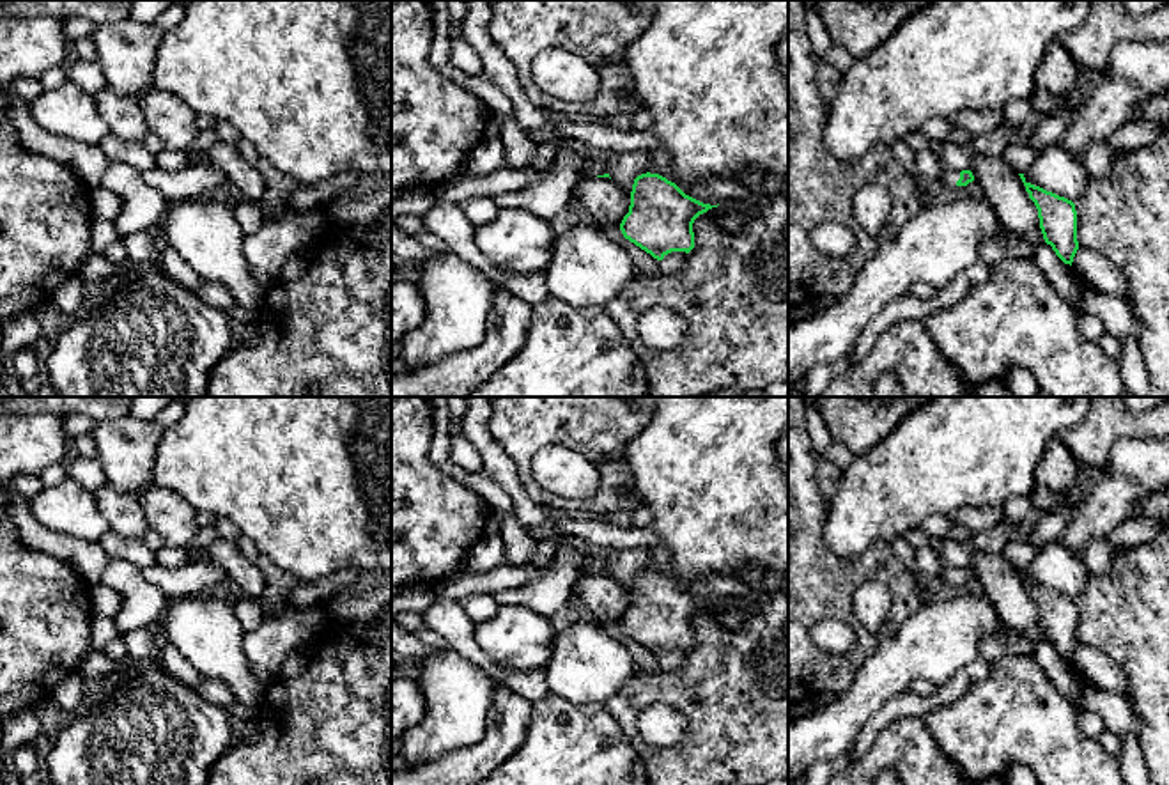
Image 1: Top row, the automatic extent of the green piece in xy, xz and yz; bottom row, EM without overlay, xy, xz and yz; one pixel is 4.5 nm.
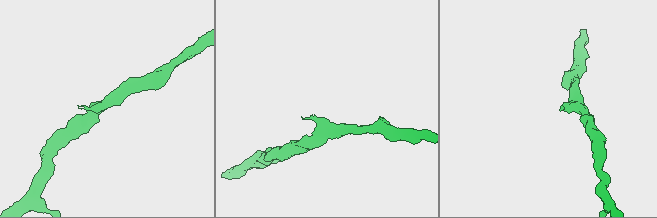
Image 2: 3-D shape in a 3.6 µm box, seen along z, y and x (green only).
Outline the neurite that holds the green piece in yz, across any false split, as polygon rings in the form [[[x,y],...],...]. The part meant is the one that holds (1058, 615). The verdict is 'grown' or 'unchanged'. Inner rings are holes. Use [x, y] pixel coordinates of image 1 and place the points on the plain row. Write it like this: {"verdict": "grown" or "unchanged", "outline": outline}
{"verdict": "unchanged", "outline": [[[1024,571],[1018,572],[1029,590],[1029,595],[1038,606],[1040,626],[1045,640],[1052,643],[1056,652],[1064,661],[1072,663],[1079,647],[1075,601],[1064,594],[1027,579]]]}

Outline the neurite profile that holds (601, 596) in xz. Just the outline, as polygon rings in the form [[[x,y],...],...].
[[[584,572],[574,581],[574,595],[595,620],[622,620],[631,594],[609,574]]]

